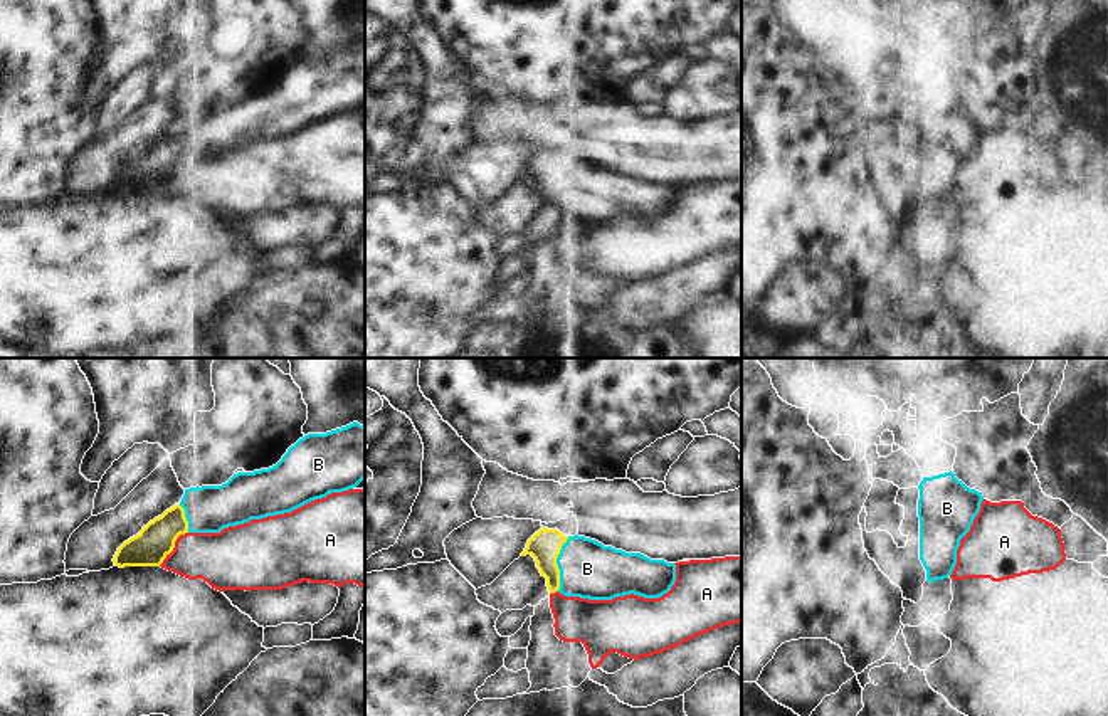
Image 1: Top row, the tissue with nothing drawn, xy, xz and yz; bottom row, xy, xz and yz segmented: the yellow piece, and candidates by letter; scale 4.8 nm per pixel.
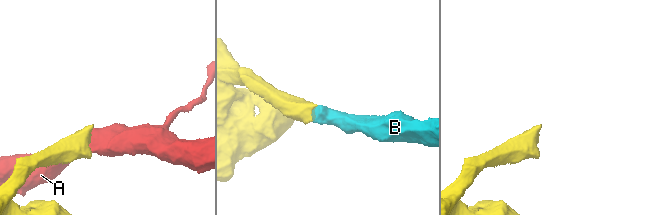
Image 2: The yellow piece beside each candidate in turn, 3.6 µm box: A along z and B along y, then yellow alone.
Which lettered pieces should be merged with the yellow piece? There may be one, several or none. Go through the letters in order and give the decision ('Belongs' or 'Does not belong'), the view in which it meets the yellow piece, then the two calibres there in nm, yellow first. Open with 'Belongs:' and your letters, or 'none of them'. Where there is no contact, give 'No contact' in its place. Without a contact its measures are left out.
Belongs: B
A: Does not belong. Touches yellow in xy. Thickness 170 nm (yellow) against 280 nm
B: Belongs. Touches yellow in xz. Thickness 150 nm (yellow) against 280 nm

